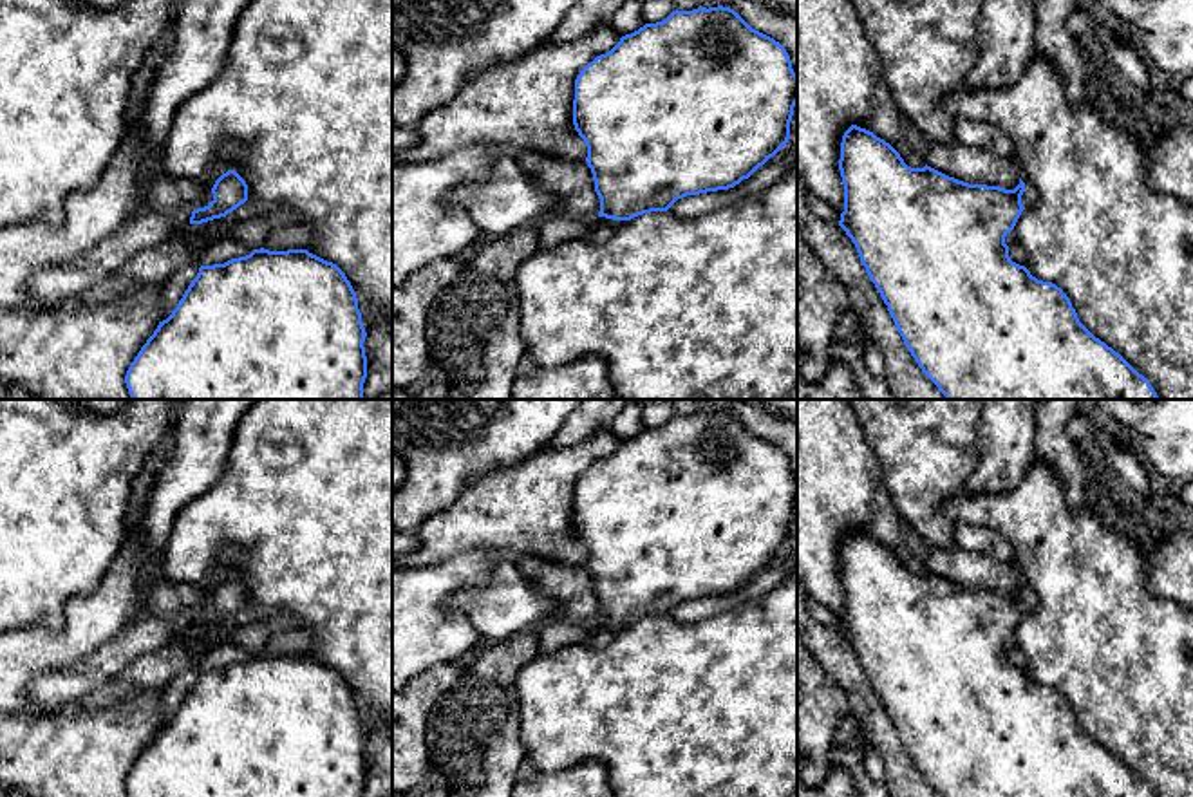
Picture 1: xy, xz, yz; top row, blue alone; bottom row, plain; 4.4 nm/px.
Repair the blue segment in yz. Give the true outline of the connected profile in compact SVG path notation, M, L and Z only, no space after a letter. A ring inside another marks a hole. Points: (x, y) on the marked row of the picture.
M851 125L842 136L839 170L844 184L844 211L841 213L839 226L855 244L860 262L888 305L907 351L945 399L1159 399L1142 374L1079 322L1070 298L1061 287L1038 280L1025 266L1010 260L1005 237L1014 230L1021 211L1038 202L1038 190L1029 179L1021 177L1014 190L1005 190L1000 186L969 184L927 164L924 168L911 168L889 143L857 125Z

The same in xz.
M730 7L672 11L665 20L645 23L625 34L606 54L587 63L575 80L573 125L587 146L600 211L595 219L573 210L546 215L537 226L539 251L586 239L607 242L616 220L631 220L651 211L667 211L678 199L728 190L748 179L790 139L790 121L797 105L797 74L786 49L752 29Z

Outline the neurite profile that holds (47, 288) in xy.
M193 208L177 213L134 213L121 228L80 257L36 271L27 280L27 305L52 309L87 287L117 273L137 253L164 242L175 228L190 224Z

